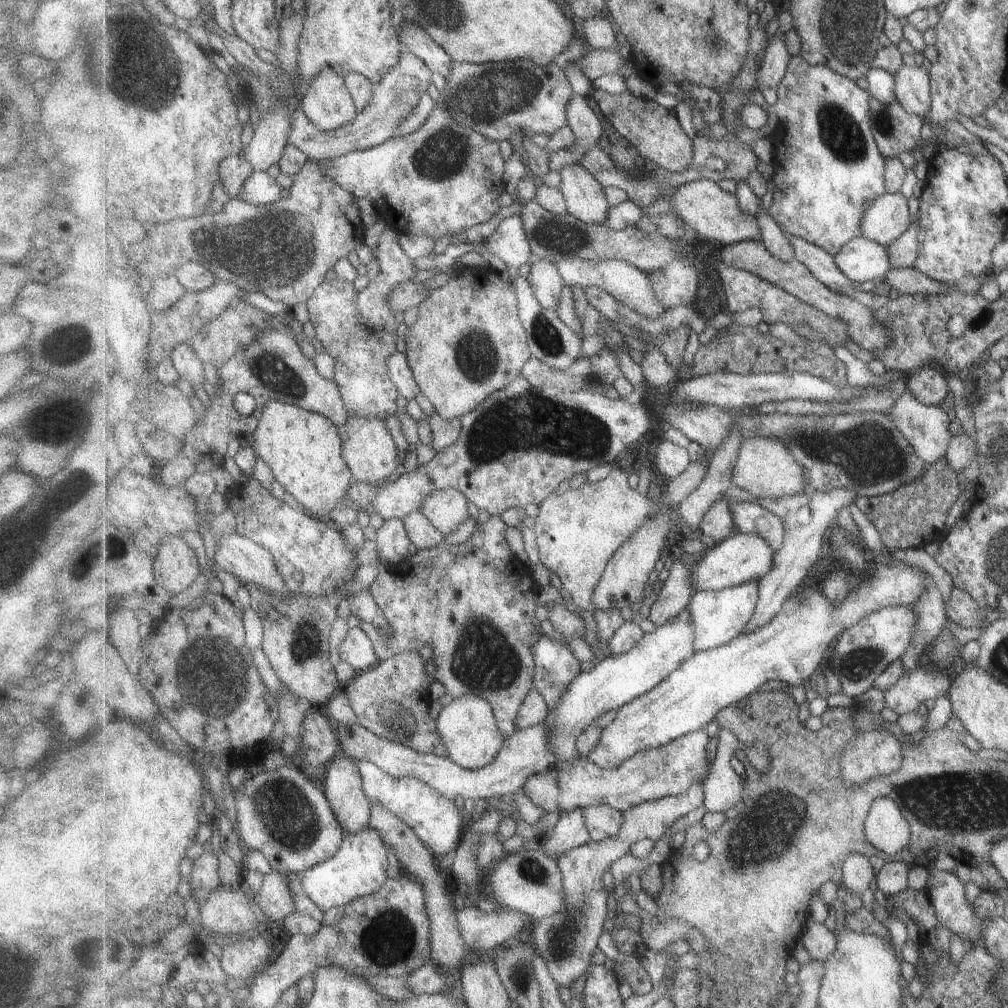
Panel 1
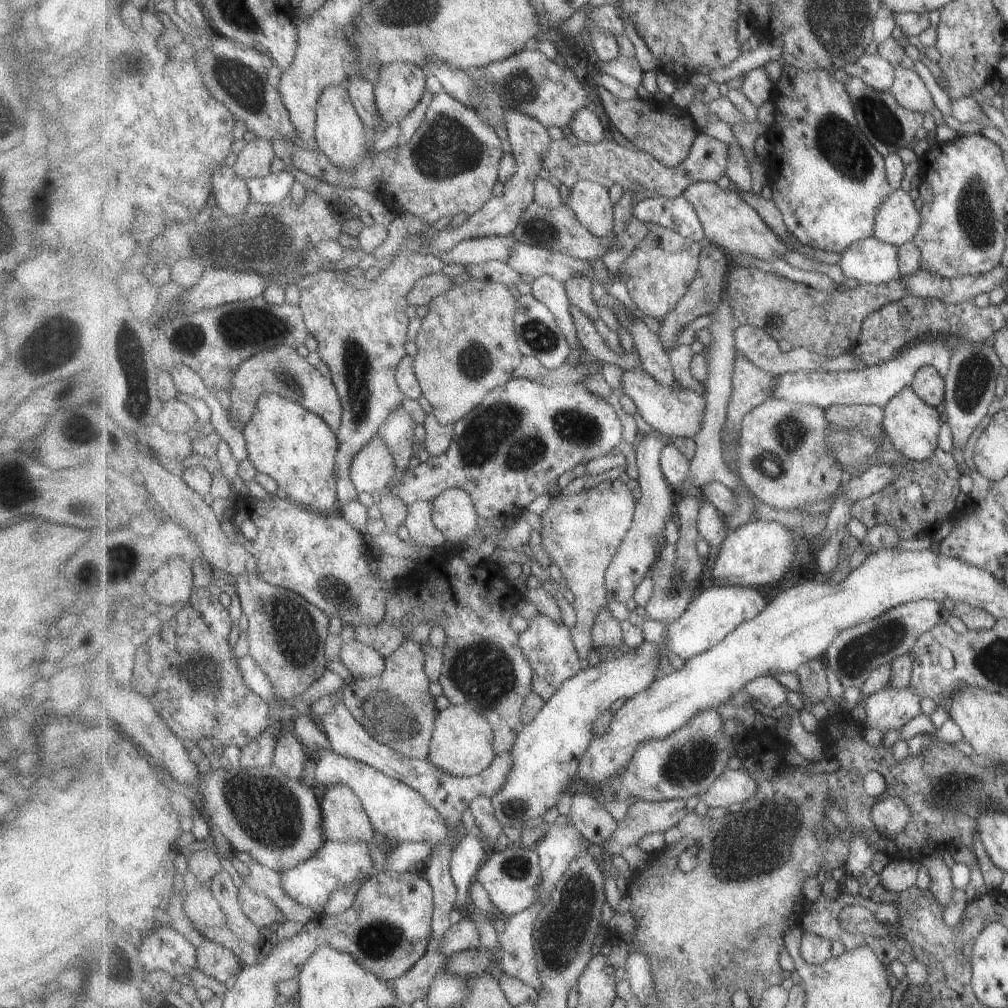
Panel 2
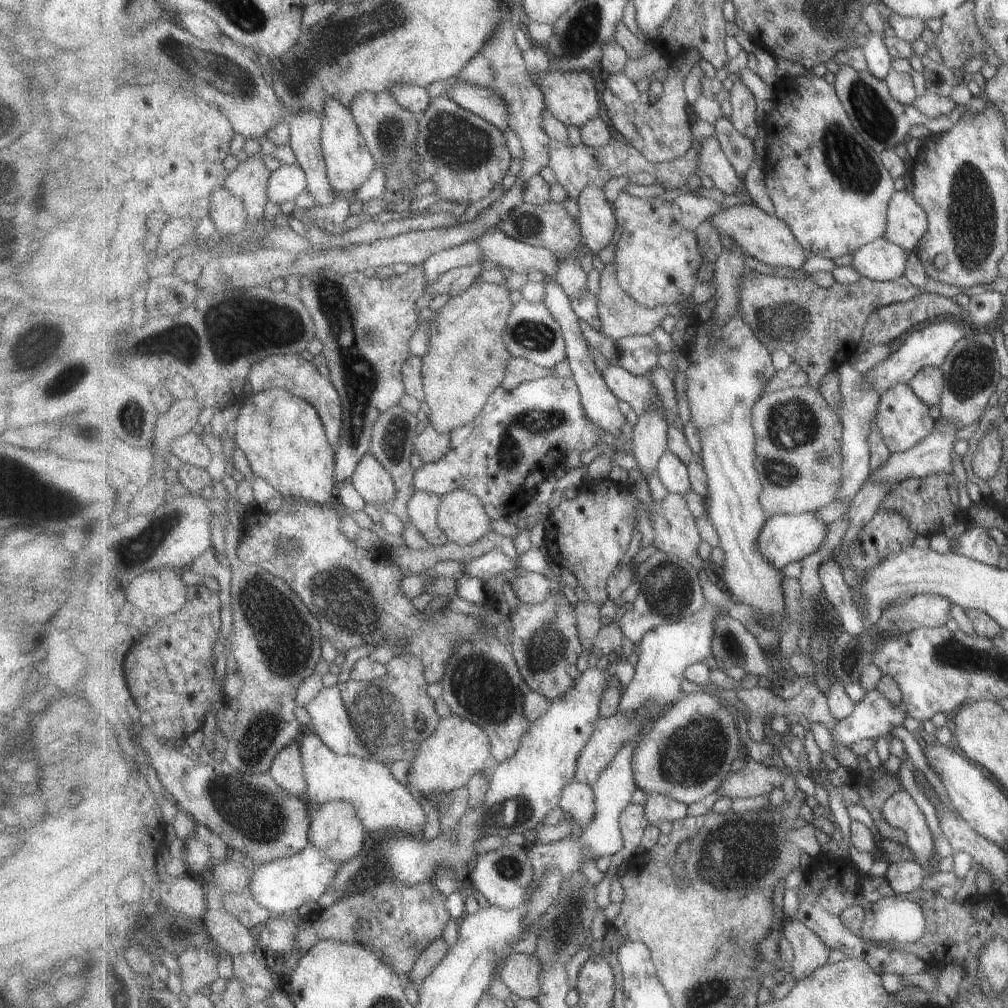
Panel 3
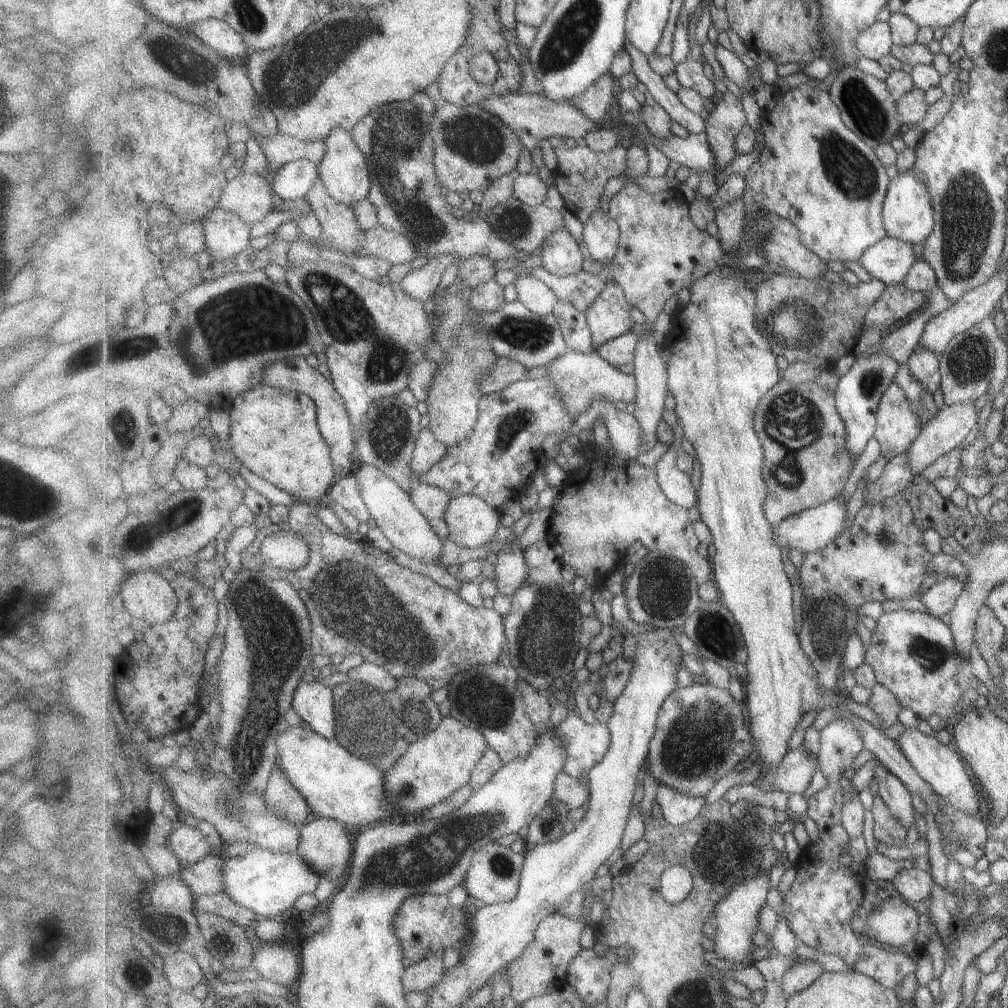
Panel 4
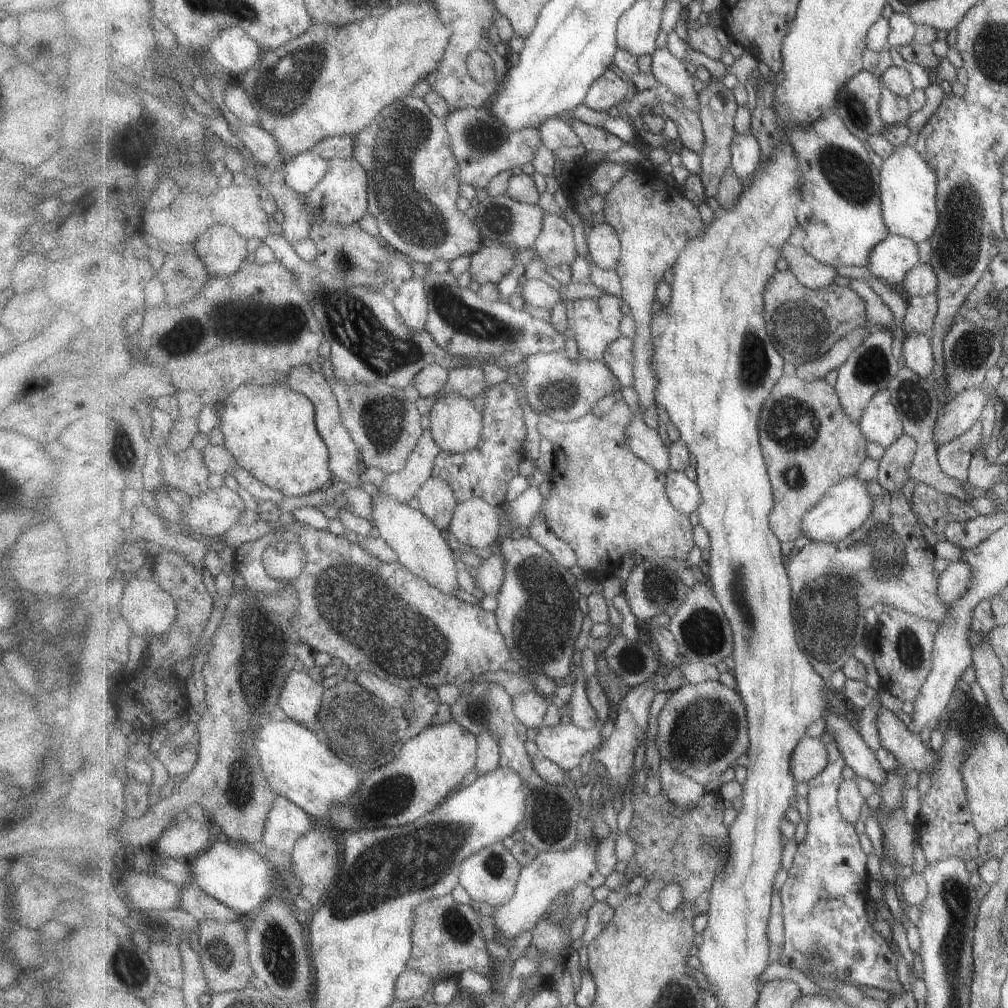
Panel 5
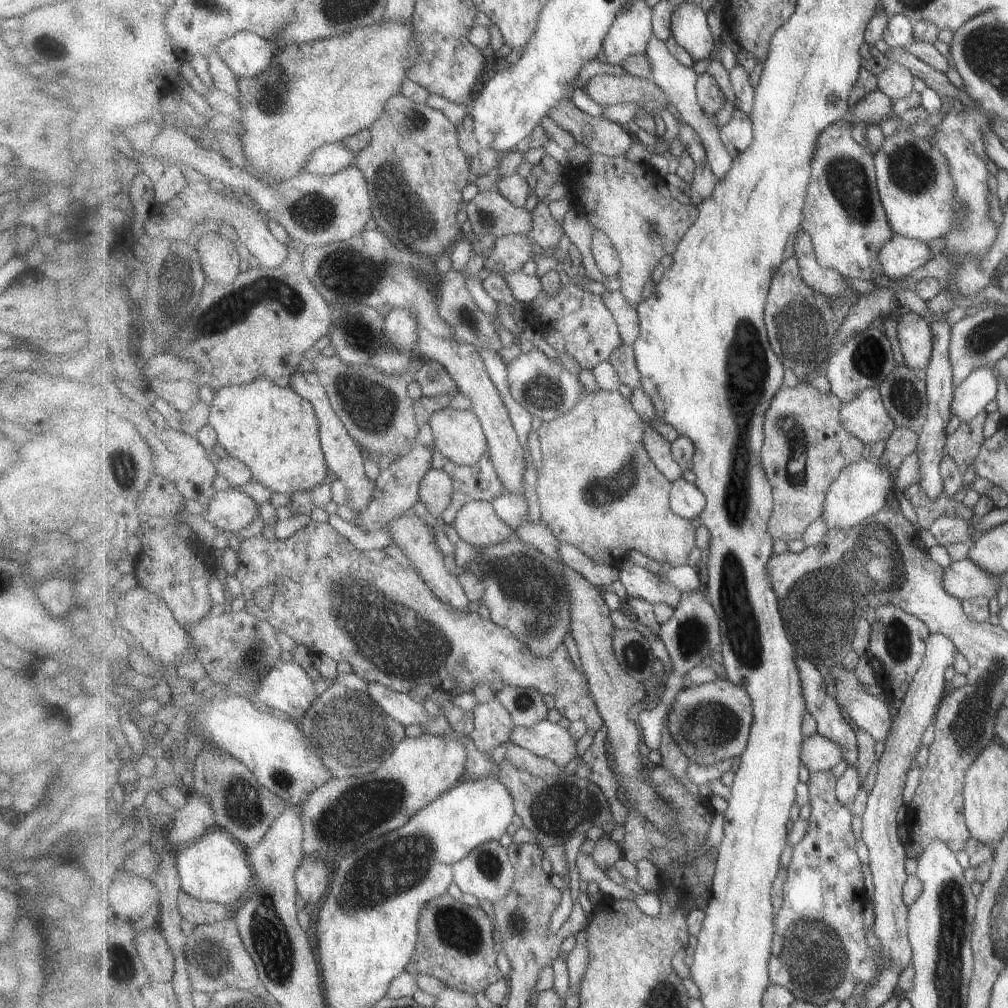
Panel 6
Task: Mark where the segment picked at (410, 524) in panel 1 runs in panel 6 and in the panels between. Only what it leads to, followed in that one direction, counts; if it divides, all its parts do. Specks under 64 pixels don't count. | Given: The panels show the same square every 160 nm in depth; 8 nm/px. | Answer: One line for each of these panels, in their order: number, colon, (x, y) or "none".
2: (419, 522)
3: (423, 507)
4: (432, 501)
5: (436, 498)
6: (436, 489)

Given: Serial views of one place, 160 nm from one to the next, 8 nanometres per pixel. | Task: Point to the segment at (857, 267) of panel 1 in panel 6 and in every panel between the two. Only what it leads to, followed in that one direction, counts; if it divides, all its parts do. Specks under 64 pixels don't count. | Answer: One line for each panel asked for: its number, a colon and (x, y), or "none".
2: (871, 260)
3: (880, 260)
4: (890, 260)
5: (891, 260)
6: (901, 256)

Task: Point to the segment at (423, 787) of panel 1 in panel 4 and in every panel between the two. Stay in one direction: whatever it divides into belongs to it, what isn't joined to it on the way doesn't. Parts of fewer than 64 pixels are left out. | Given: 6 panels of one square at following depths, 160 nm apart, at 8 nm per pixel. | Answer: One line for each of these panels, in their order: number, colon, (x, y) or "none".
2: (400, 812)
3: (385, 805)
4: (337, 784)

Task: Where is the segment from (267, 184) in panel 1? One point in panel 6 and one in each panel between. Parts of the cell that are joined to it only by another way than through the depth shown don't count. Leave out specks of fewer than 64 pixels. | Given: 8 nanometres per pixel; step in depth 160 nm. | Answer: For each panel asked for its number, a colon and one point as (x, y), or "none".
2: (274, 188)
3: (289, 181)
4: (293, 181)
5: (302, 173)
6: (328, 159)

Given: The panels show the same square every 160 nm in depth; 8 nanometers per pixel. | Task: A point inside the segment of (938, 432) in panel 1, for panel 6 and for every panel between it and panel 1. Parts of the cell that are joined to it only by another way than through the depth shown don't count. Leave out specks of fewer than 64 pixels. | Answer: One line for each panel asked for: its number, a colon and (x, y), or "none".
2: (913, 425)
3: (903, 419)
4: (899, 426)
5: (881, 422)
6: (867, 417)

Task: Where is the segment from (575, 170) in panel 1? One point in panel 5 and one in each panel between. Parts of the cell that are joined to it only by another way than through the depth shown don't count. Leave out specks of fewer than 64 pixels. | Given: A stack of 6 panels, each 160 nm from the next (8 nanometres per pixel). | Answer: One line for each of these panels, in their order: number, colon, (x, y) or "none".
2: (591, 202)
3: (597, 218)
4: (601, 233)
5: (603, 241)

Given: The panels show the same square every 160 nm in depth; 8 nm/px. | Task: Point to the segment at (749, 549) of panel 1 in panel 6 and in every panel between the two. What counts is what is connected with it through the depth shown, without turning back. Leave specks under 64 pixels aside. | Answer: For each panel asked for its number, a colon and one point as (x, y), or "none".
2: (760, 553)
3: (784, 539)
4: (809, 531)
5: (846, 507)
6: (862, 488)

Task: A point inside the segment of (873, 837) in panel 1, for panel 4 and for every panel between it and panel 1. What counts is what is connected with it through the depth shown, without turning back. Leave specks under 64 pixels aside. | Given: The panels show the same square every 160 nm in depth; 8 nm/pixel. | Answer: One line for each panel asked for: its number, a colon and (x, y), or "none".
2: (890, 817)
3: (901, 811)
4: (893, 790)

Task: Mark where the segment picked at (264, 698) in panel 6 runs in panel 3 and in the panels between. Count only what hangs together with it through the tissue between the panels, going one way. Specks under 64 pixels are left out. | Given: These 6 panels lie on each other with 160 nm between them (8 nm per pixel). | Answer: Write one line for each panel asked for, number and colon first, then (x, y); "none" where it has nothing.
3: (330, 719)
4: (315, 703)
5: (302, 698)

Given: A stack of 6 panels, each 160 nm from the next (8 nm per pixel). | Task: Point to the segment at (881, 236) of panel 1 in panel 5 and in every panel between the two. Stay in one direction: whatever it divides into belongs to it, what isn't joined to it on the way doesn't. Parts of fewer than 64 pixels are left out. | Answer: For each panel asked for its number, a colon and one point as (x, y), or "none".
2: (898, 220)
3: (907, 220)
4: (909, 215)
5: (908, 185)

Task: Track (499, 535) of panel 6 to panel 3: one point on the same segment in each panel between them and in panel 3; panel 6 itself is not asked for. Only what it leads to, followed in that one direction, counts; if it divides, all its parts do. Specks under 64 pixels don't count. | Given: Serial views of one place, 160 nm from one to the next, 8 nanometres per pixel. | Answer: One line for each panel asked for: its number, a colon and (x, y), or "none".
3: (462, 515)
4: (472, 522)
5: (476, 523)

